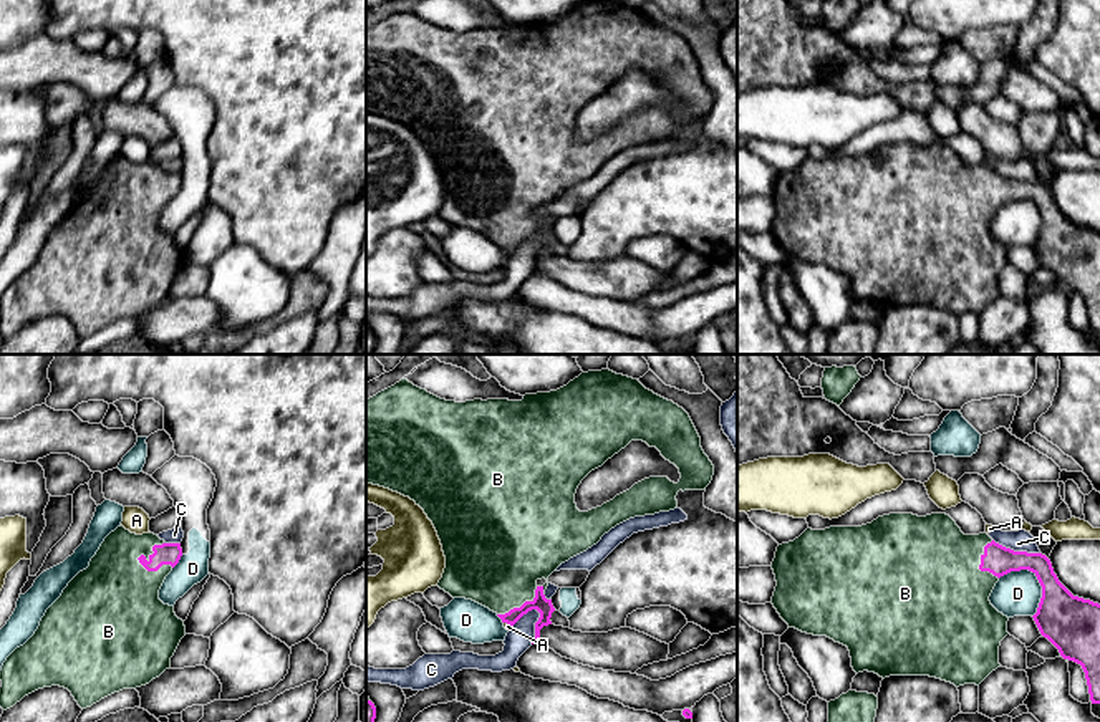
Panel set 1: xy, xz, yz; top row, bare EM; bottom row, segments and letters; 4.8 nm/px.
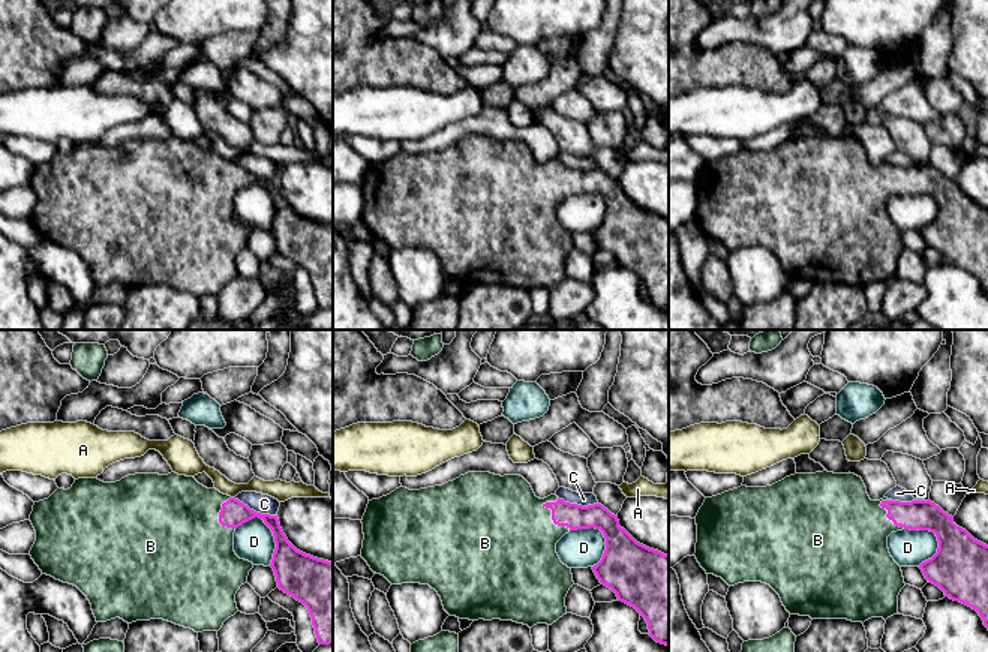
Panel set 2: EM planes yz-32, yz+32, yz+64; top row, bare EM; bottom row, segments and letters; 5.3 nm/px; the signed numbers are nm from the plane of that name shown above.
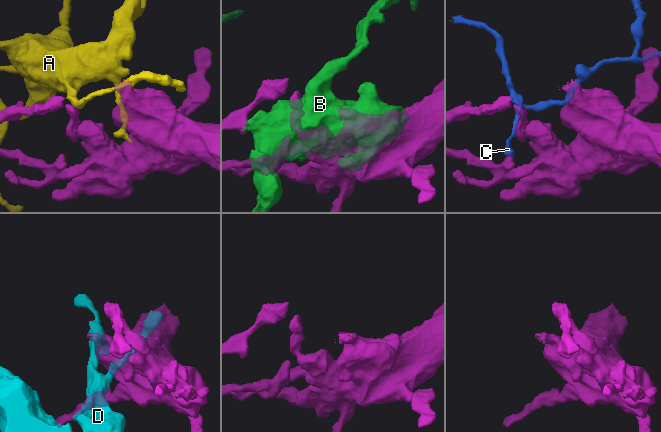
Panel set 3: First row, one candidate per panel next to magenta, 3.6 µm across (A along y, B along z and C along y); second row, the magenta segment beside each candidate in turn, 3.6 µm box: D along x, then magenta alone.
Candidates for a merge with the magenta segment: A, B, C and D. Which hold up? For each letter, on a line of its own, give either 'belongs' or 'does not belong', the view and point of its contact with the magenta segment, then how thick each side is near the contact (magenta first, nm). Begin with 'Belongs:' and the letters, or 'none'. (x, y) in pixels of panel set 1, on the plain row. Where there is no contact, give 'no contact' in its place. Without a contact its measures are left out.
Belongs: B
A: does not belong | xz (507, 252) | 80/30 nm
B: belongs | xy (154, 199) | 110/440 nm
C: does not belong | xz (535, 255) | 80/130 nm
D: does not belong | yz (1037, 207) | 260/220 nm

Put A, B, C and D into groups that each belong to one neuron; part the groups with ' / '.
A / B / C / D

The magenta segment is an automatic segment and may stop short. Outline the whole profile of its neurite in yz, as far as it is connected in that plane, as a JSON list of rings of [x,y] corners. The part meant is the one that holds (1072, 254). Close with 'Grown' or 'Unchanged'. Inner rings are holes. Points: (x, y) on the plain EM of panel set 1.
[[[890,142],[861,156],[807,157],[798,167],[777,176],[772,190],[775,220],[772,233],[780,247],[802,262],[827,265],[848,277],[853,300],[890,305],[929,305],[956,316],[979,315],[1001,296],[999,275],[1009,263],[1009,247],[999,242],[989,225],[1001,205],[1011,200],[1032,200],[1042,227],[1032,245],[1040,263],[1047,267],[1064,288],[1082,295],[1092,333],[1100,333],[1100,233],[1073,225],[1054,202],[1050,189],[1042,182],[1014,180],[996,172],[987,162],[964,164],[946,142],[918,146]]]. Grown

